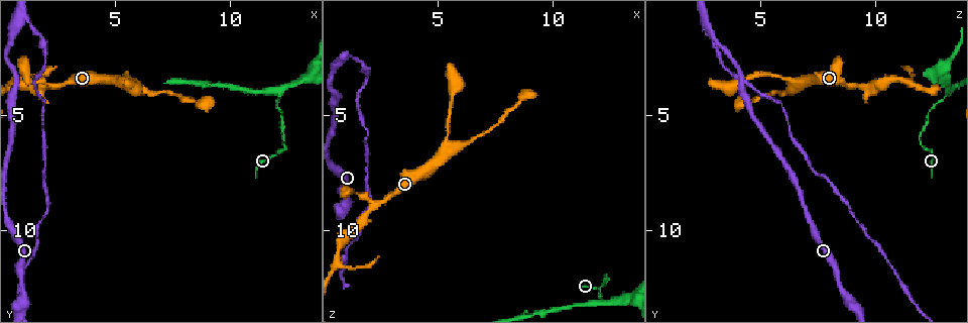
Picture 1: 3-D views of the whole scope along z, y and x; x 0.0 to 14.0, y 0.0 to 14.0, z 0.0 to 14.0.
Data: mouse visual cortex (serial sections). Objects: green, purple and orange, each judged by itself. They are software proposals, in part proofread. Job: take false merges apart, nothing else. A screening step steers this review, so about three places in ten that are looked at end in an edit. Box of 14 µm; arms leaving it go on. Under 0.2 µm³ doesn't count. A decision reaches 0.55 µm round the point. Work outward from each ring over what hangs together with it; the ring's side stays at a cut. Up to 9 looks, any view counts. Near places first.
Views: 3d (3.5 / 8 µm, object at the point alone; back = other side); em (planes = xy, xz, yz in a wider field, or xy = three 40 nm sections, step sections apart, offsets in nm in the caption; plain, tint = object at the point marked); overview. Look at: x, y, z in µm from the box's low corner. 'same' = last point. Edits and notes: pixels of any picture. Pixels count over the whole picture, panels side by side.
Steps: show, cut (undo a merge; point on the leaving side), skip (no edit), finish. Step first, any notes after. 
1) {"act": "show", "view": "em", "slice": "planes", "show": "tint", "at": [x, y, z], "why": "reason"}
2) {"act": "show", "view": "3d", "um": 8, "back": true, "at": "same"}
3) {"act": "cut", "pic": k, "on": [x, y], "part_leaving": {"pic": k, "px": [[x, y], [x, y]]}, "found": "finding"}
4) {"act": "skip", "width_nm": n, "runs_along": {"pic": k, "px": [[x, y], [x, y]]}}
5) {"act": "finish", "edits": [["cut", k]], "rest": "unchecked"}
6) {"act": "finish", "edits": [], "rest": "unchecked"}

{"act": "show", "view": "em", "slice": "xy", "step": 2, "show": "tint", "at": [2.3, 3.8, 8.9], "why": "a fork"}

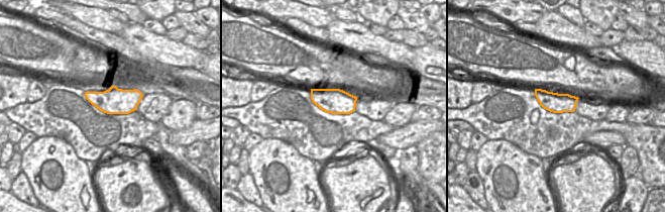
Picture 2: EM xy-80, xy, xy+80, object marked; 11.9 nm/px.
{"act": "show", "view": "3d", "um": 3.5, "at": "same"}

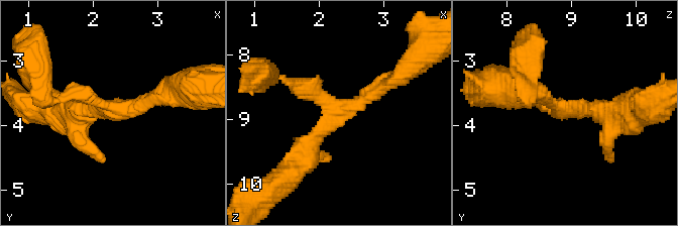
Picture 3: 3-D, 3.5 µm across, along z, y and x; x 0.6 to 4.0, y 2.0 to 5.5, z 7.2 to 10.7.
{"act": "skip", "arm_widths_nm": [250, 250, 250], "runs_along": {"pic": 3, "px": [[397, 79], [334, 115], [300, 164]]}, "found": "continuous, no second cell"}

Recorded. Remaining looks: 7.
{"act": "show", "view": "3d", "um": 3.5, "at": [5.6, 3.7, 6.5], "why": "a fork"}

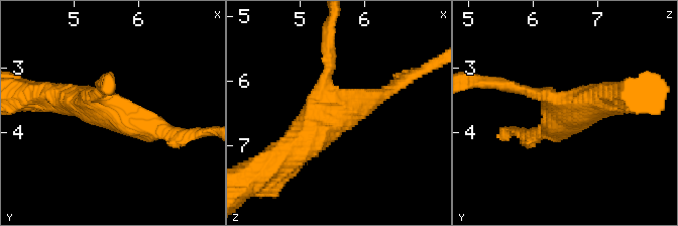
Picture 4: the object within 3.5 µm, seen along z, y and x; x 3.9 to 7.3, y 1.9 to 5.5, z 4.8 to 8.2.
{"act": "show", "view": "em", "slice": "xy", "step": 2, "show": "tint", "at": [5.55, 3.70, 6.60], "arms": 3, "arm_widths_nm": [150, 300, 400], "why": "now the EM"}

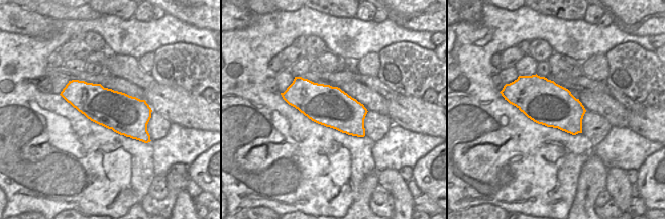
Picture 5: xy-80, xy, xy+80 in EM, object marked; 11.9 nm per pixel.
{"act": "skip", "runs_along": {"pic": 4, "px": [[283, 159], [335, 118], [329, 61]]}, "found": "one cell here"}

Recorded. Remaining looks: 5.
{"act": "show", "view": "3d", "um": 3.5, "at": [12.3, 6.2, 11.9], "why": "narrows sharply"}

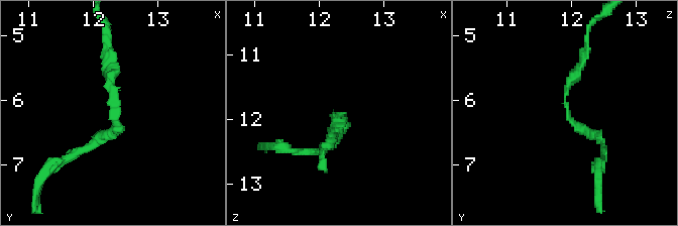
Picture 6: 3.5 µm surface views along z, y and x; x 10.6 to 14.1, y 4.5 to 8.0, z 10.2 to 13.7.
{"act": "show", "view": "em", "slice": "planes", "show": "tint", "at": [12.35, 6.15, 11.95], "why": "shape alone is not enough"}

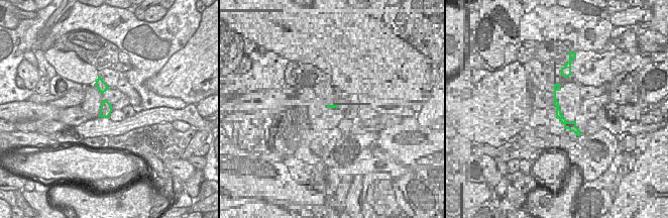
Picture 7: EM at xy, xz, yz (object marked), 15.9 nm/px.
{"act": "show", "view": "em", "slice": "xy", "step": 1, "show": "tint", "at": "same", "why": "another direction"}

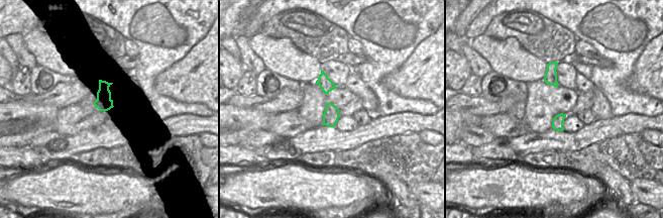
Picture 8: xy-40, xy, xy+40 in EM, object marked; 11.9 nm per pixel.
{"act": "skip", "runs_along": {"pic": 6, "px": [[92, 147], [119, 126], [107, 48]]}, "found": "continuous, no second cell"}

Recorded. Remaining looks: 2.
{"act": "show", "view": "3d", "um": 3.5, "at": [12.2, 4.1, 13.0], "why": "sharp bend"}

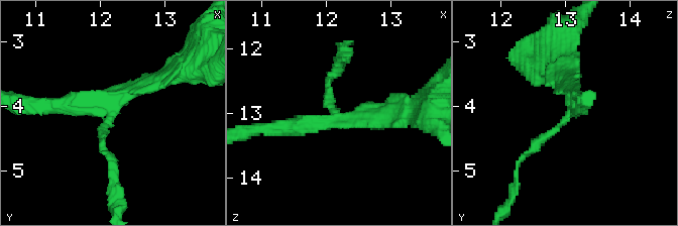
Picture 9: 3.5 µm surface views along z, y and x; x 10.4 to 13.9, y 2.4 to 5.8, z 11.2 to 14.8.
{"act": "show", "view": "em", "slice": "planes", "show": "tint", "at": [12.20, 4.10, 13.10], "why": "now the EM"}

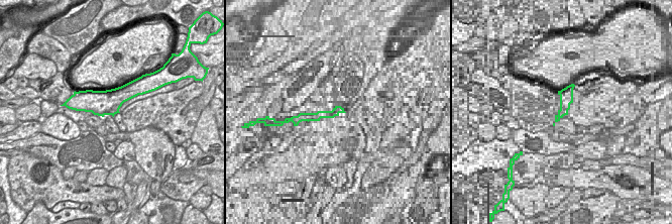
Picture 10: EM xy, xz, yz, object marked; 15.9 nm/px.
{"act": "skip", "found": "continuous, no second cell"}

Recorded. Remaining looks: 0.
{"act": "finish", "edits": [], "rest": "unchecked"}

